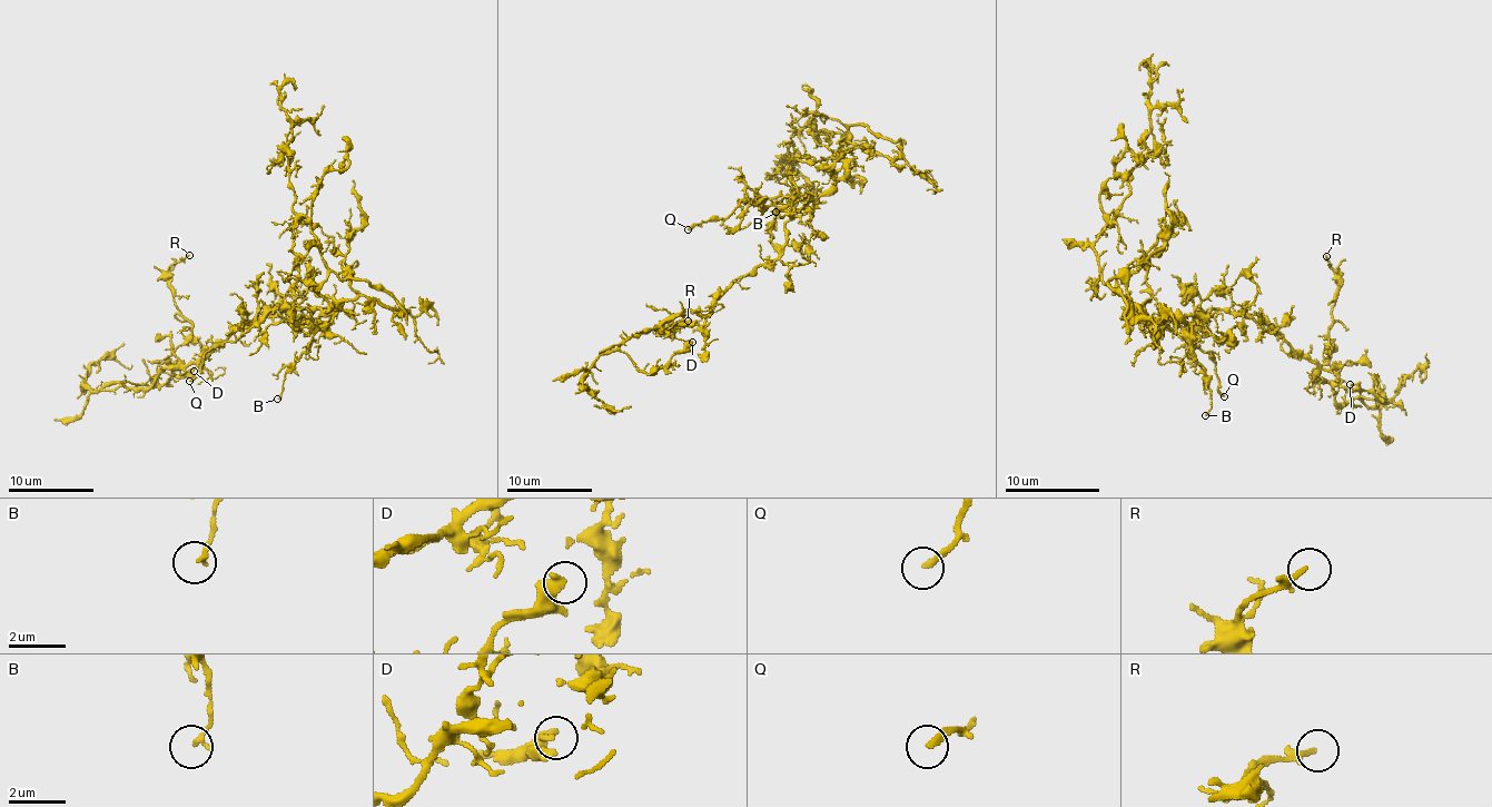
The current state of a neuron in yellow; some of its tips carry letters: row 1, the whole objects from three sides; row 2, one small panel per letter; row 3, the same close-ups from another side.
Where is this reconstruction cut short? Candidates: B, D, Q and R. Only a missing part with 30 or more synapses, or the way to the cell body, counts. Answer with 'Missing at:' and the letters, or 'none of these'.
Missing at: Q

